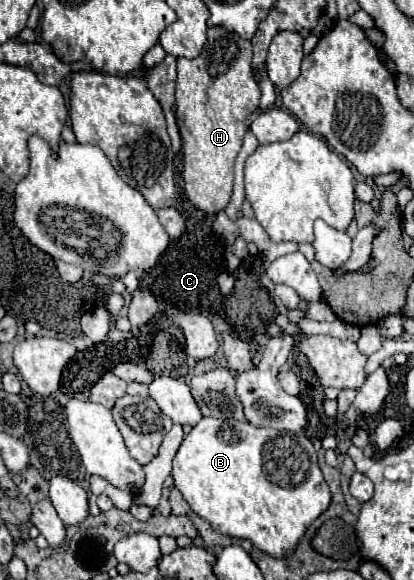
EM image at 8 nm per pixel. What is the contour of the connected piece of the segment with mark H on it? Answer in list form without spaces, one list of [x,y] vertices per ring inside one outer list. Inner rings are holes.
[[[209,28],[207,44],[199,58],[193,58],[193,60],[177,58],[175,114],[177,114],[177,126],[183,142],[183,182],[185,182],[183,188],[191,204],[205,214],[217,214],[225,210],[225,206],[229,204],[231,190],[233,190],[233,164],[243,144],[247,118],[259,108],[261,90],[253,78],[251,56],[253,56],[253,48],[249,40],[243,40],[241,36],[227,32],[225,28]]]

